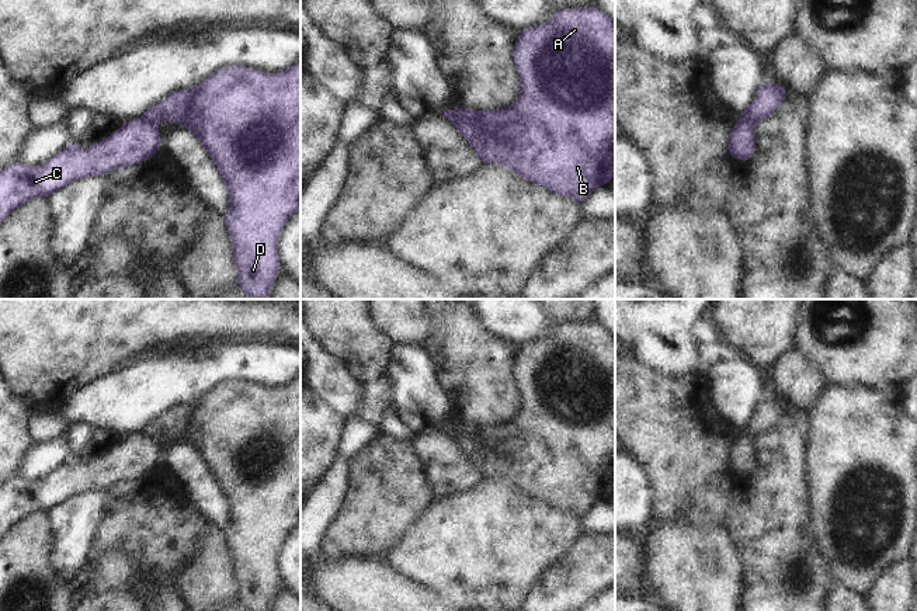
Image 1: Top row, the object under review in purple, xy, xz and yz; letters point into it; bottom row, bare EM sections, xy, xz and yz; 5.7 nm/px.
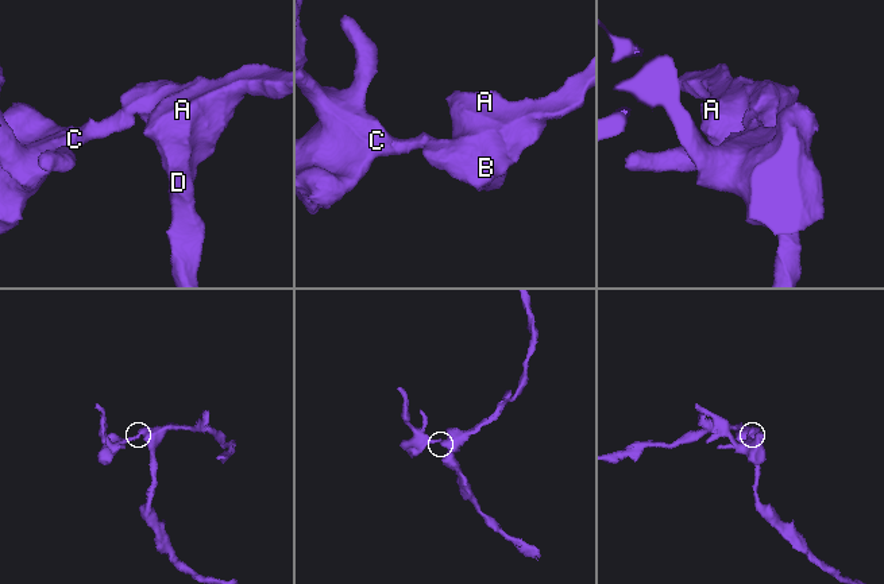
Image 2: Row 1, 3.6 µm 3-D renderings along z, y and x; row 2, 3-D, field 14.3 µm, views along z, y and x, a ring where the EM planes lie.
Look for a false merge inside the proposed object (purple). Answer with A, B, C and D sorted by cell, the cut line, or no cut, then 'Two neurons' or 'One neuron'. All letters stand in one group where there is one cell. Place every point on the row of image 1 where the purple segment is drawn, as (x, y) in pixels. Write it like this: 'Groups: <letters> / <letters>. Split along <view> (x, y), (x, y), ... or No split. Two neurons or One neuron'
Groups: A B D / C. Split along xy (141, 118), (155, 128). Two neurons.

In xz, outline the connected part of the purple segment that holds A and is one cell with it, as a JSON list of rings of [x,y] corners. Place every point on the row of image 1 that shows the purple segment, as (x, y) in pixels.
[[[595,6],[560,8],[546,22],[520,31],[513,58],[517,73],[521,77],[521,96],[515,103],[493,111],[473,111],[459,107],[451,122],[465,140],[476,149],[482,166],[490,163],[506,166],[521,178],[581,204],[597,187],[609,185],[615,174],[615,21]]]

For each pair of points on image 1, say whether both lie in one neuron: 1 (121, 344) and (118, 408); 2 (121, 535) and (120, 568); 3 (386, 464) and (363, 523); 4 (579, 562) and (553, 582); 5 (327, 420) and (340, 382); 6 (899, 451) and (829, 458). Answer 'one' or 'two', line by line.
1: two
2: two
3: one
4: one
5: two
6: one

